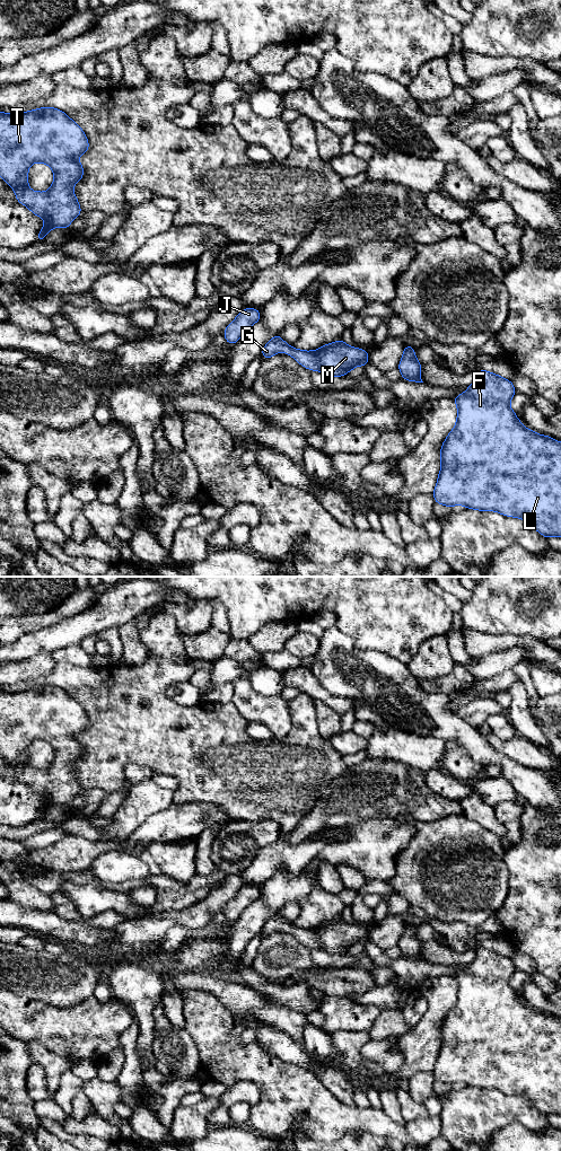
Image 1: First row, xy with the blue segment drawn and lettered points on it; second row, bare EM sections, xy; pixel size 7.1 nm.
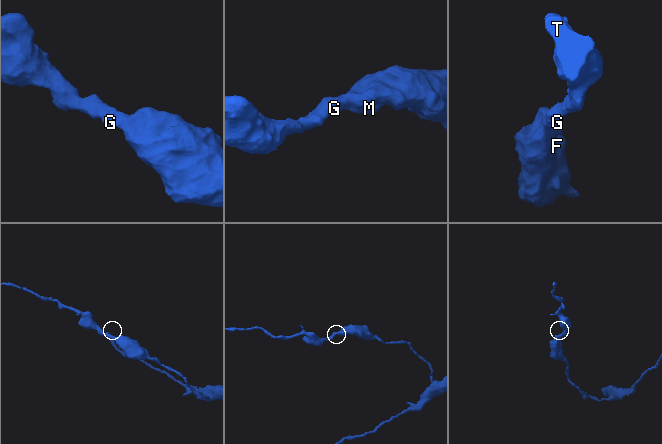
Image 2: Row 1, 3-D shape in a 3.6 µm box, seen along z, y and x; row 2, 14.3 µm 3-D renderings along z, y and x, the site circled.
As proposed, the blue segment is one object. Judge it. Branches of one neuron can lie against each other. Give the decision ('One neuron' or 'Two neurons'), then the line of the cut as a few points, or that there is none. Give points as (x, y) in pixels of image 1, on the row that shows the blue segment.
Two neurons. Split along xy (310, 351), (316, 357), (316, 361), (322, 370)

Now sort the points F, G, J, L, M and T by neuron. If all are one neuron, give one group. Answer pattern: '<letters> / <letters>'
F J L M T / G

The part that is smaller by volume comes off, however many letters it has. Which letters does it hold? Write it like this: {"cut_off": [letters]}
{"cut_off": ["G"]}

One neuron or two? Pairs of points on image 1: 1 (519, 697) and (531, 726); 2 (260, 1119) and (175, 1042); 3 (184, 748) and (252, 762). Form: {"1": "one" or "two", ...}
{"1": "one", "2": "two", "3": "one"}

